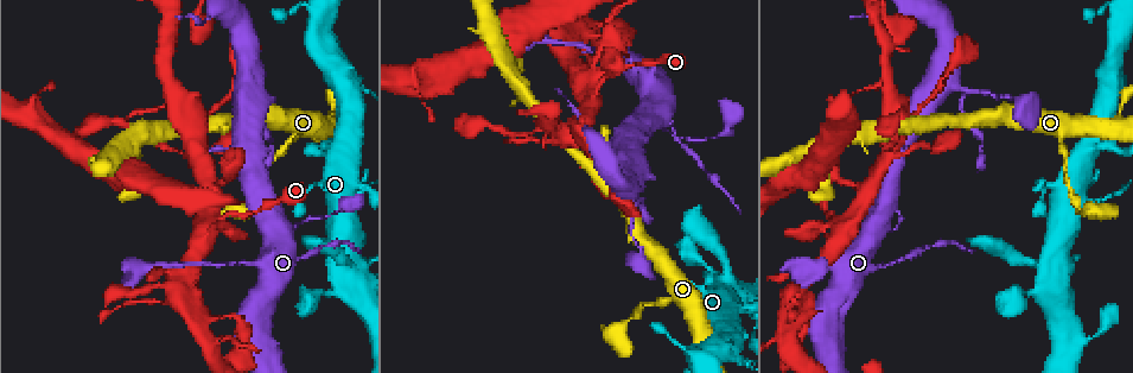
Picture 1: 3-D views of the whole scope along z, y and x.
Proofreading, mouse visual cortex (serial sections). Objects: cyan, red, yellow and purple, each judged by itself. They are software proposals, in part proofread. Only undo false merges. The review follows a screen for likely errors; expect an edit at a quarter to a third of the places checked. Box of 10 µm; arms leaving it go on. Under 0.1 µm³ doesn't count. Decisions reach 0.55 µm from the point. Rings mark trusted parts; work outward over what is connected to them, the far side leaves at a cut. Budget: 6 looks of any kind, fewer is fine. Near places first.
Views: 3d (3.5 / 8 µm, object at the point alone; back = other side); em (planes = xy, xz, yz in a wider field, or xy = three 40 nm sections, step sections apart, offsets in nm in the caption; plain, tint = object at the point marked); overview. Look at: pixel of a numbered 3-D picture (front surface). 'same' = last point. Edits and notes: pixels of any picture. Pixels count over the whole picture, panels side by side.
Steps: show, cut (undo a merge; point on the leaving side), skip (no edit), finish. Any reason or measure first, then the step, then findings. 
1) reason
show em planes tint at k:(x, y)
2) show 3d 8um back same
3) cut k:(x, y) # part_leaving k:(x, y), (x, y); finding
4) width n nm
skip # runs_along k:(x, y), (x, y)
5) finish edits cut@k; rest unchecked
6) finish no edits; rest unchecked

four arms meet
show 3d 3.5um at 1:(801, 293)

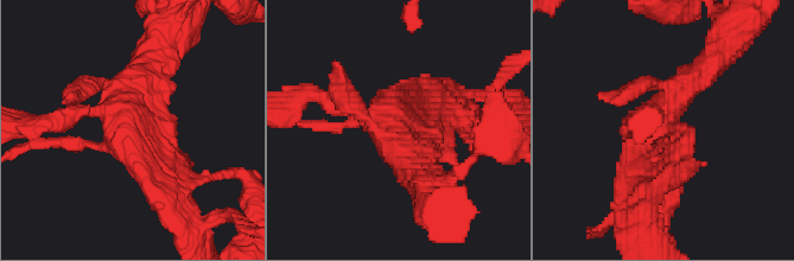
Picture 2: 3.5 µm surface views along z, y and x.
need the tissue
show em xy step 3 tint at 2:(664, 126)

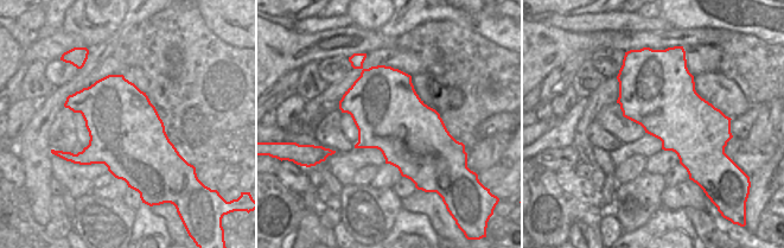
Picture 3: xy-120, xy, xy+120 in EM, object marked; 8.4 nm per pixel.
skip # runs_along 2:(706, 70), (646, 135), (639, 183); continuous, no second cell

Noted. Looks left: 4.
thick turns thin
show 3d 3.5um at 1:(253, 264)

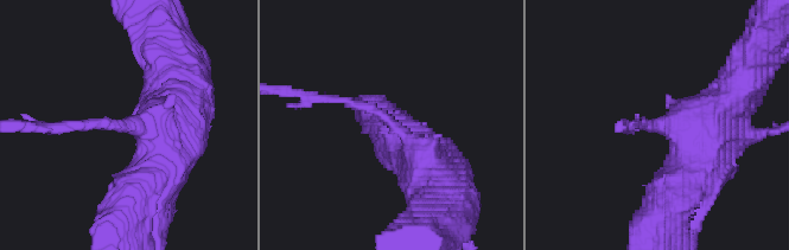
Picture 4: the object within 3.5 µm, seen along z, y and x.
show em planes tint at 4:(659, 127)

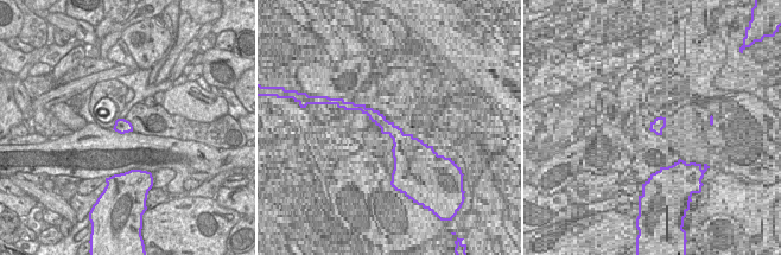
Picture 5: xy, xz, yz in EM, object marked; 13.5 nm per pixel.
show em xy step 5 tint same

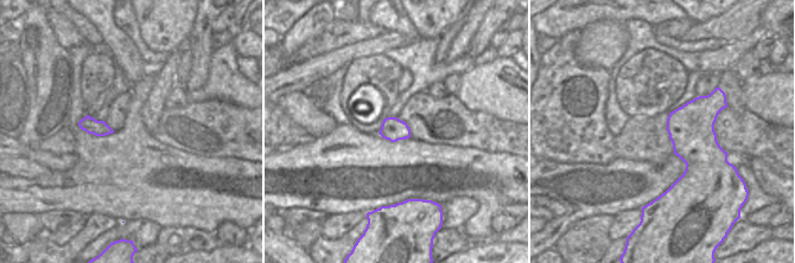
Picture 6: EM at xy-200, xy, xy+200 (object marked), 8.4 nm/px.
arm_widths 100, 700 nm
skip # one cell here

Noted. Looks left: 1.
finish no edits; rest unchecked

